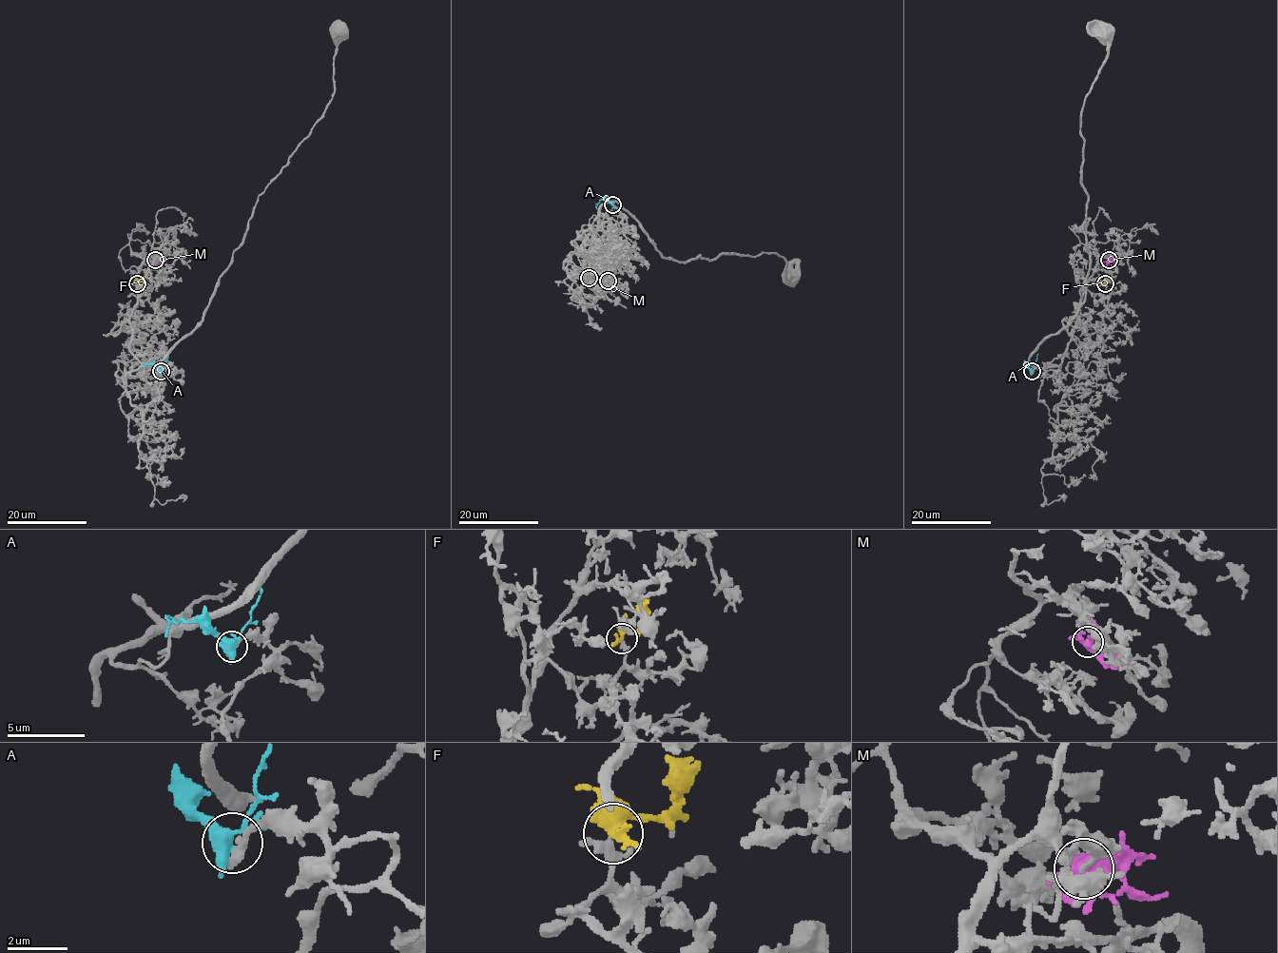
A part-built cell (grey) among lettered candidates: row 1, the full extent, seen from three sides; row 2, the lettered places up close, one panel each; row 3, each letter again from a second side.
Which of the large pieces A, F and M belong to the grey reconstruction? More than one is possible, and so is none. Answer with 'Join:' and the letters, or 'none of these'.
Join: F

